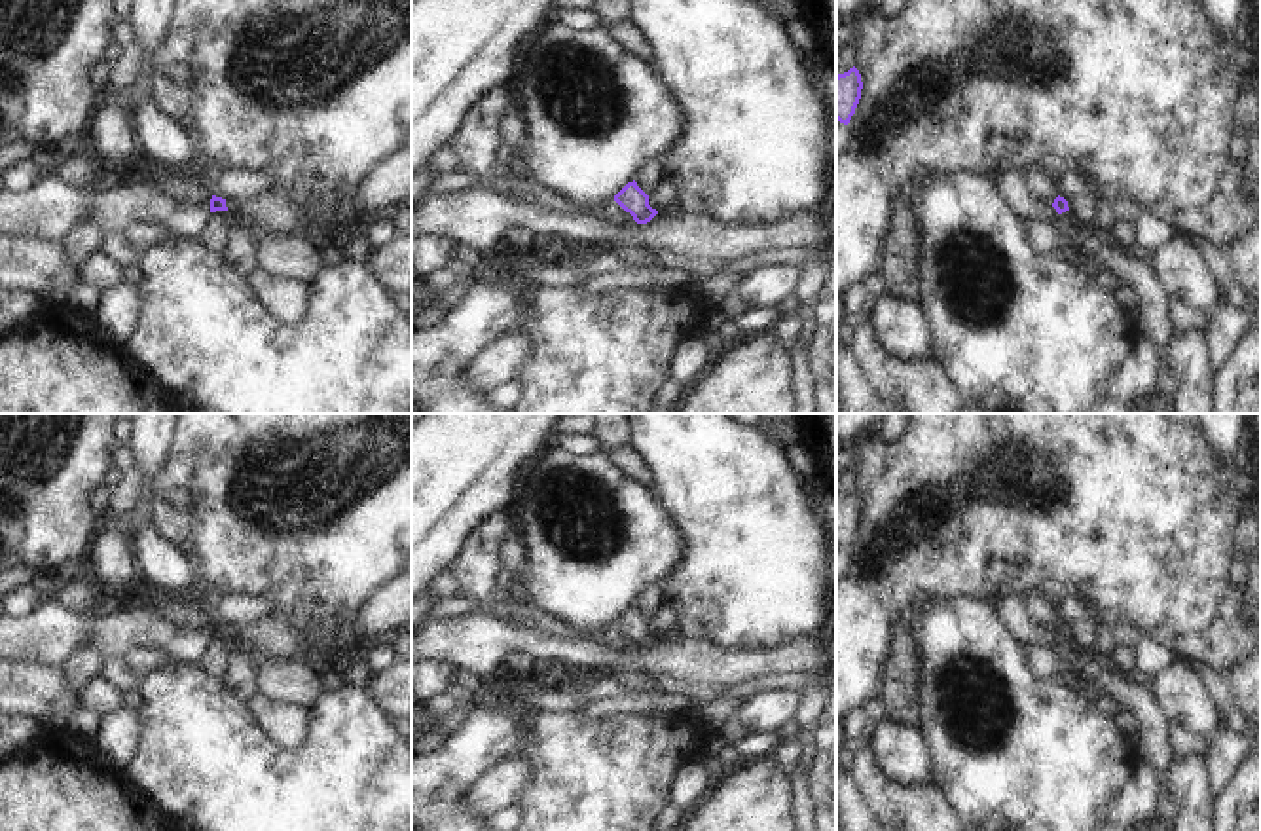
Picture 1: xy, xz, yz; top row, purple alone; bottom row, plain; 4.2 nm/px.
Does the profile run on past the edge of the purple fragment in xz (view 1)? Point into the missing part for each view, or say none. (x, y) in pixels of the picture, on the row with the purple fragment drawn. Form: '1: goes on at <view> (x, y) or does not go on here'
1: does not go on here

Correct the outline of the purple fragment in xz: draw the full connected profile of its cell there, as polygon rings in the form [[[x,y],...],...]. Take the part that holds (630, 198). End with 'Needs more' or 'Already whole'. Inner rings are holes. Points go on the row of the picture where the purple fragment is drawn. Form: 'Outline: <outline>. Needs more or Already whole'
Outline: [[[628,182],[616,195],[614,201],[633,216],[637,224],[650,222],[658,211],[649,205],[649,195],[637,186]]]. Already whole.

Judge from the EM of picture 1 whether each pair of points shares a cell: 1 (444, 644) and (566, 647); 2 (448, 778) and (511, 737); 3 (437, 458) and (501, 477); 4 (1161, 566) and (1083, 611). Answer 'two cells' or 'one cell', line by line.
1: one cell
2: one cell
3: one cell
4: two cells

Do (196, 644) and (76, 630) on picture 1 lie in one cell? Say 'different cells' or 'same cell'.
same cell

